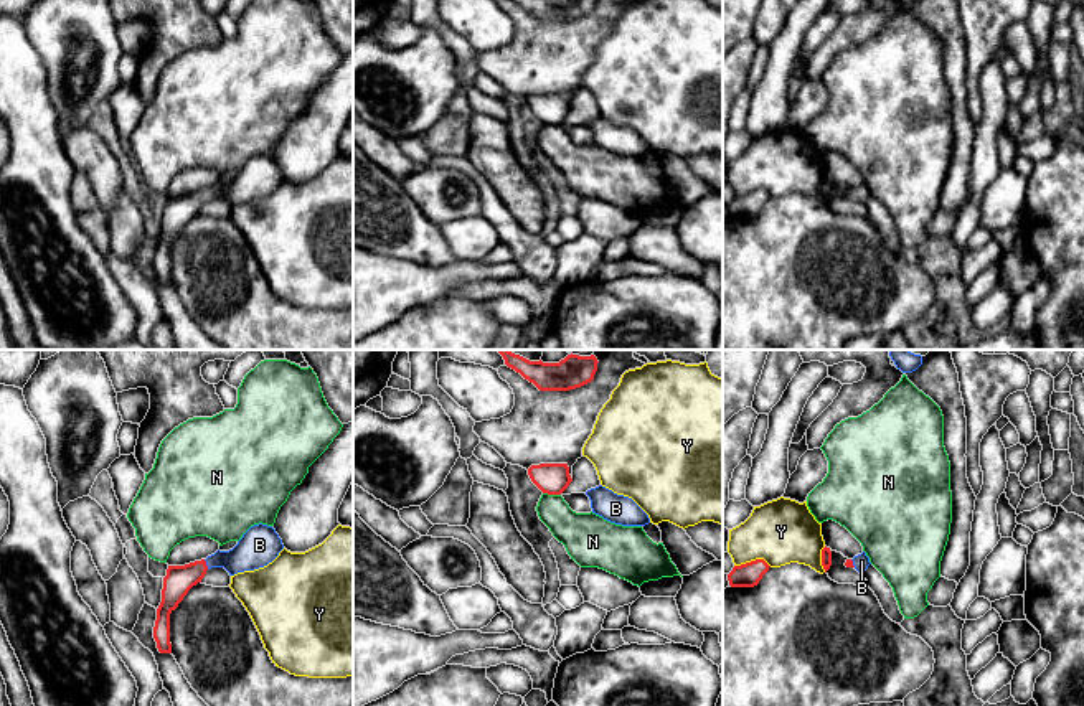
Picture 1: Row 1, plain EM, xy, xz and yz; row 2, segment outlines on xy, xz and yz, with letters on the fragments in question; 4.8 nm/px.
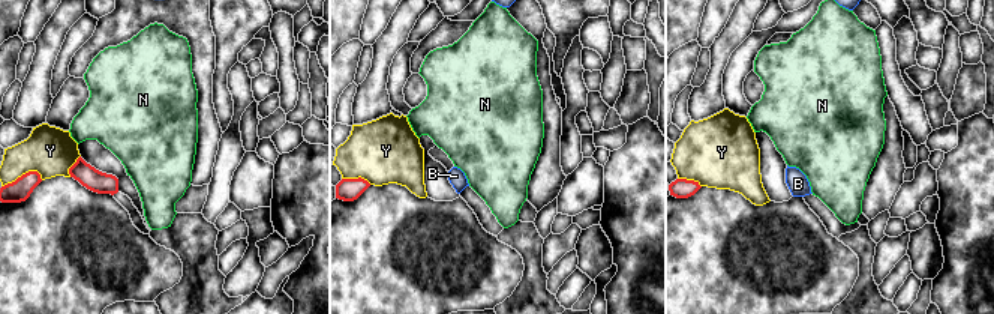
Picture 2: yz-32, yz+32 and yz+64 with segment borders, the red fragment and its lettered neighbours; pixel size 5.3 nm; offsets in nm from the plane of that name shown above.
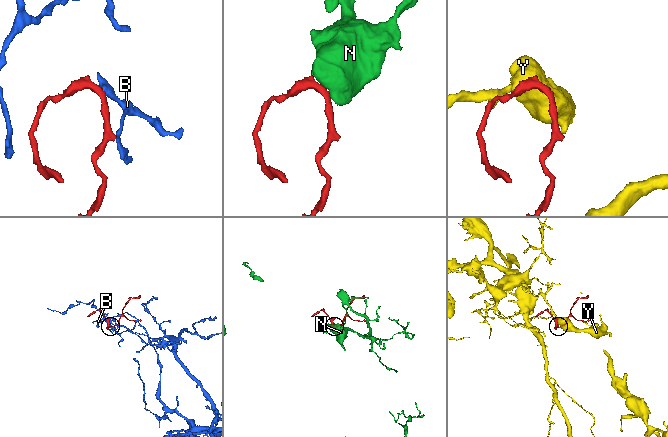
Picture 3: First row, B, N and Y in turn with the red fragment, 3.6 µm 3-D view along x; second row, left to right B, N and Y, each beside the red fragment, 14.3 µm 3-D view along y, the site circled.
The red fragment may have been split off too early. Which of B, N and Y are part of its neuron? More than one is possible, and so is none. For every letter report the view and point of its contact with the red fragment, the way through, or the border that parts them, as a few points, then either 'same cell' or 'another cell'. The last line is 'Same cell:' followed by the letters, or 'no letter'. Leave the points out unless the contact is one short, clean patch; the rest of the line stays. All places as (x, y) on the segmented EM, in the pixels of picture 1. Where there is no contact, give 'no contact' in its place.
B: meets red in xy at (205, 564); runs through xy (177, 583), (205, 564), (238, 560), (253, 551); same cell
N: meets red in xz at (551, 494); another cell
Y: meets red in yz at (753, 561); another cell
Same cell: B

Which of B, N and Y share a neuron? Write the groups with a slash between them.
B / N / Y

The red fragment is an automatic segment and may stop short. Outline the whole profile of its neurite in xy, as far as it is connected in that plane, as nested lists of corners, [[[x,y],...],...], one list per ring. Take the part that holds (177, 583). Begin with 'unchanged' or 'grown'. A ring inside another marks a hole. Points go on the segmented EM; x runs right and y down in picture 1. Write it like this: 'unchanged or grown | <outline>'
grown | [[[259,523],[251,526],[229,551],[218,549],[206,559],[185,566],[168,566],[153,627],[158,652],[172,653],[170,614],[178,607],[188,591],[201,582],[208,569],[224,567],[229,576],[254,571],[272,562],[282,549],[284,544],[276,530]]]

